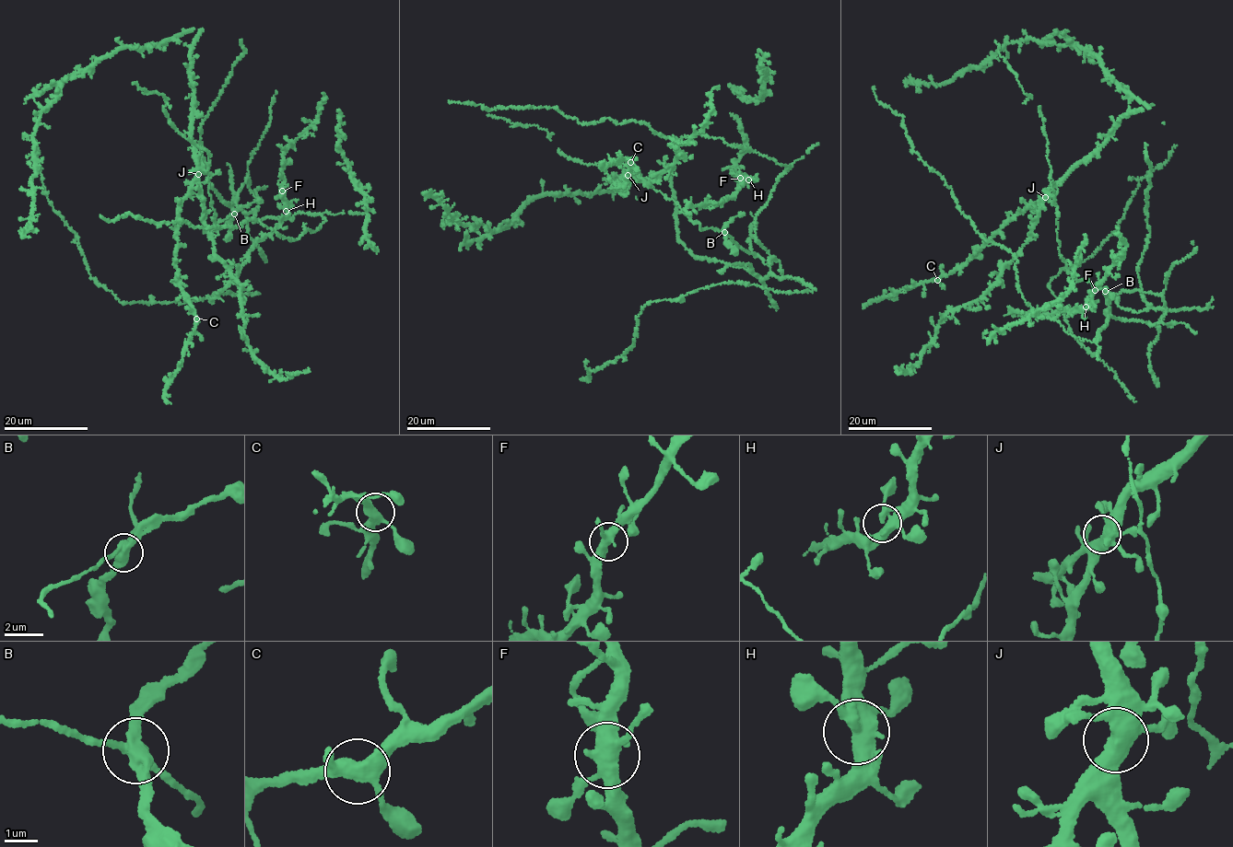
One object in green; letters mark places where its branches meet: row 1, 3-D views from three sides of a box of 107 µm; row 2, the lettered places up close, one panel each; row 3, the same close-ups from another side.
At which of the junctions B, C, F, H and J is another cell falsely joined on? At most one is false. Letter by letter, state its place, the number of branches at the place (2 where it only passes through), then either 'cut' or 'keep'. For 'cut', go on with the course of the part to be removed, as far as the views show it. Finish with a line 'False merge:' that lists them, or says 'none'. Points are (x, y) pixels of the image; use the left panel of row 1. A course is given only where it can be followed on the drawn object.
B: place (234, 214); branches 4; cut; course (234, 213), (226, 241)
C: place (196, 319); branches 4; keep
F: place (282, 191); branches 4; keep
H: place (286, 211); branches 4; keep
J: place (198, 174); branches 4; keep
False merge: B

